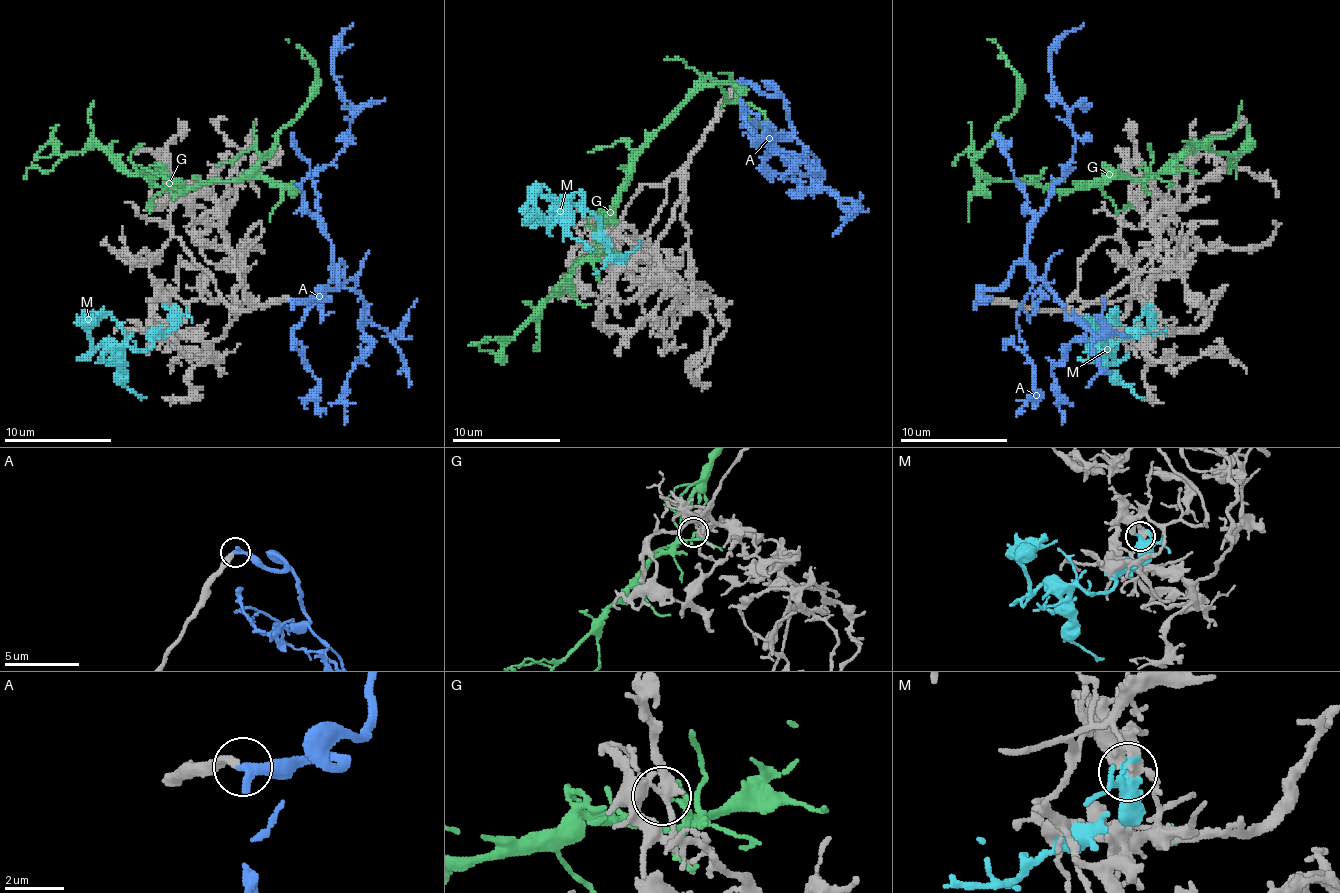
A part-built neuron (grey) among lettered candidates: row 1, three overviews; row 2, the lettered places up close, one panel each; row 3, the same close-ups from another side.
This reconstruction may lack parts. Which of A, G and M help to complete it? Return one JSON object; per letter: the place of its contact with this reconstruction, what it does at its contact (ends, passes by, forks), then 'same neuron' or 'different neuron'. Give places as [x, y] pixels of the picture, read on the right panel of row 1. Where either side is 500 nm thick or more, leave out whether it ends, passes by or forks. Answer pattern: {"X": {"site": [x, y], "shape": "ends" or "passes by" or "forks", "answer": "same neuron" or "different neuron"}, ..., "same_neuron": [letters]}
{"A": {"site": [977, 300], "shape": "ends", "answer": "same neuron"}, "G": {"site": [1137, 167], "shape": "passes by", "answer": "different neuron"}, "M": {"site": [1149, 310], "shape": "forks", "answer": "different neuron"}, "same_neuron": ["A"]}

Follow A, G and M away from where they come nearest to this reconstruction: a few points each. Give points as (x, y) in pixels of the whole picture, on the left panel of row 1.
A: (291, 301), (331, 290), (344, 266), (334, 264), (312, 178), (350, 138), (334, 50), (352, 23)
G: (160, 167), (149, 178), (186, 189), (210, 181), (240, 181), (269, 154), (315, 87), (312, 60), (285, 39)
M: (170, 309), (170, 325), (146, 349), (138, 349), (130, 339), (93, 347), (82, 328), (111, 314)

